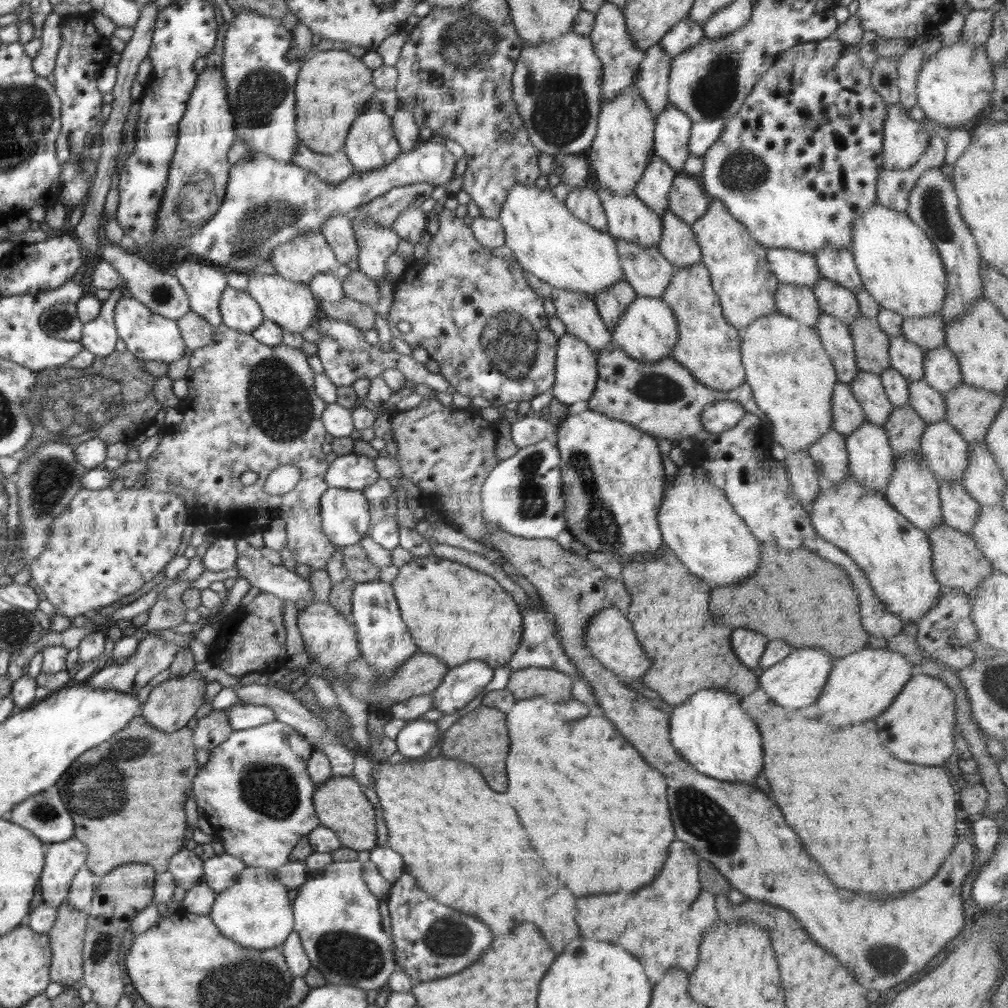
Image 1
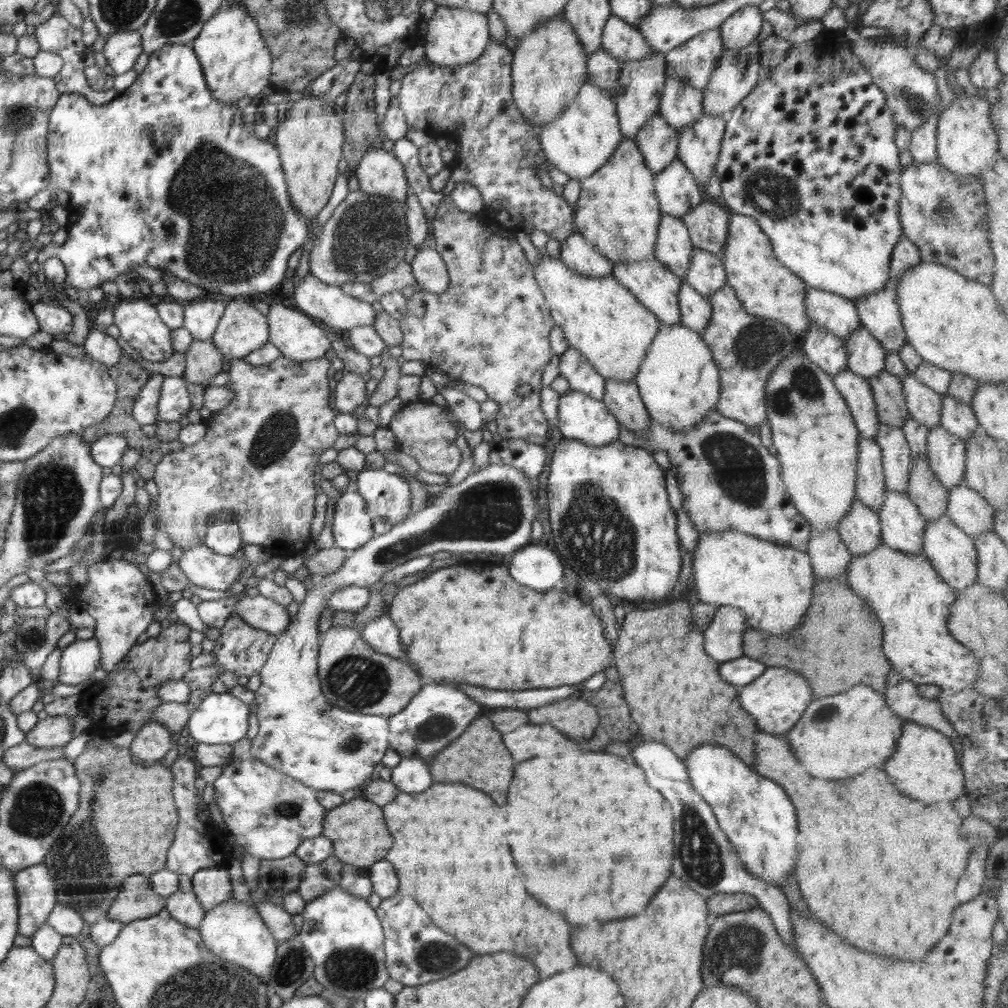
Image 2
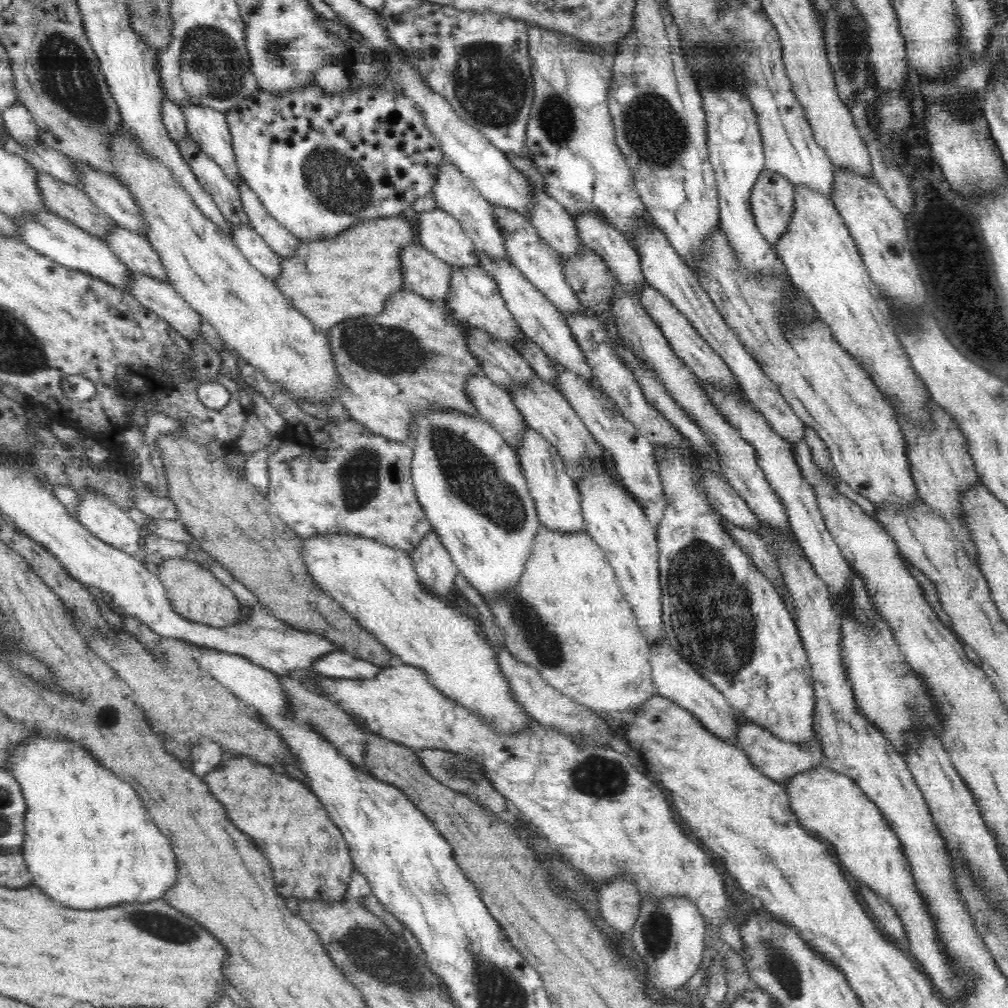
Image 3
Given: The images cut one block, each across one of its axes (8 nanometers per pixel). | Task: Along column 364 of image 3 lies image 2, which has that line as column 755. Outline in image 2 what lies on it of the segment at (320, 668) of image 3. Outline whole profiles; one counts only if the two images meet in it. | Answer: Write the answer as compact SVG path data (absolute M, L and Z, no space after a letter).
M742 655L740 658L720 663L718 672L724 682L743 687L756 680L766 669L765 664Z

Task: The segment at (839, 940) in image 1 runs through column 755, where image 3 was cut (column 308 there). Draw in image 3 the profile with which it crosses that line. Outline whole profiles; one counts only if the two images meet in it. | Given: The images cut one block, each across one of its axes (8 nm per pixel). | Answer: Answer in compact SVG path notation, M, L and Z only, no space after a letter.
M244 756L228 758L220 768L208 772L204 782L222 804L228 804L228 818L252 836L258 846L262 846L260 850L264 850L272 866L278 894L298 900L317 899L324 902L347 899L347 888L352 871L355 871L348 843L306 784L286 778L284 774L276 774L270 766Z

